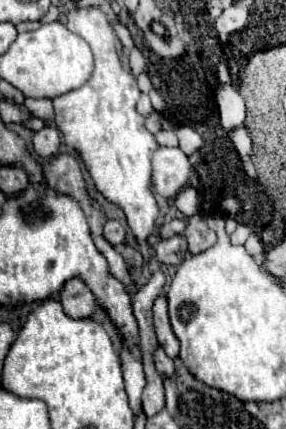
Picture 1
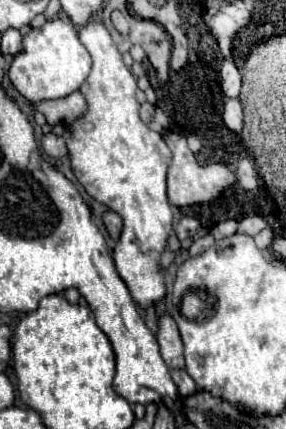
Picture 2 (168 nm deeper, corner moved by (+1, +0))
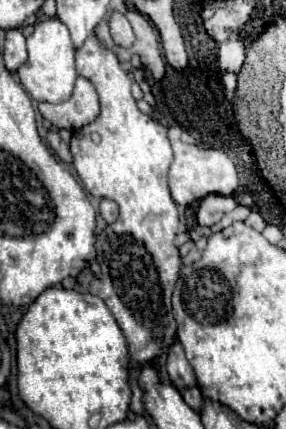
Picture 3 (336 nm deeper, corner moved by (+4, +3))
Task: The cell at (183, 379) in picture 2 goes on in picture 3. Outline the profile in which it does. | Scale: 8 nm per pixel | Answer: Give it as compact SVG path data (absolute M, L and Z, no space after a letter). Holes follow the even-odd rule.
M186 386L186 388L180 390L180 394L186 400L186 404L190 408L194 408L196 412L202 408L202 394L200 394L200 388L198 386Z

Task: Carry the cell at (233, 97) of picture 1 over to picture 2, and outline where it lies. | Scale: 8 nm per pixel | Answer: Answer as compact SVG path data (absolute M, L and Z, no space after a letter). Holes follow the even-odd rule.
M223 59L221 63L221 89L227 97L239 97L241 89L241 71L233 59Z

